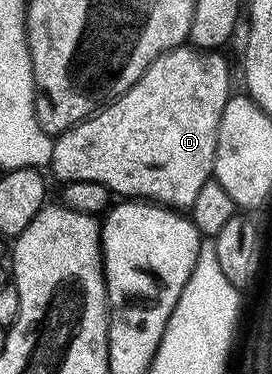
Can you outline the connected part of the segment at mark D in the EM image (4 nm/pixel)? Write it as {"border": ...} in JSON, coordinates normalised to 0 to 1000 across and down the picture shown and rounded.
{"border":[[[680,118],[581,150],[463,249],[438,251],[335,316],[202,361],[184,463],[221,487],[342,487],[353,497],[386,497],[456,535],[570,540],[662,567],[688,564],[728,527],[743,492],[783,473],[816,289],[831,289],[857,249],[853,198],[816,147]]]}

